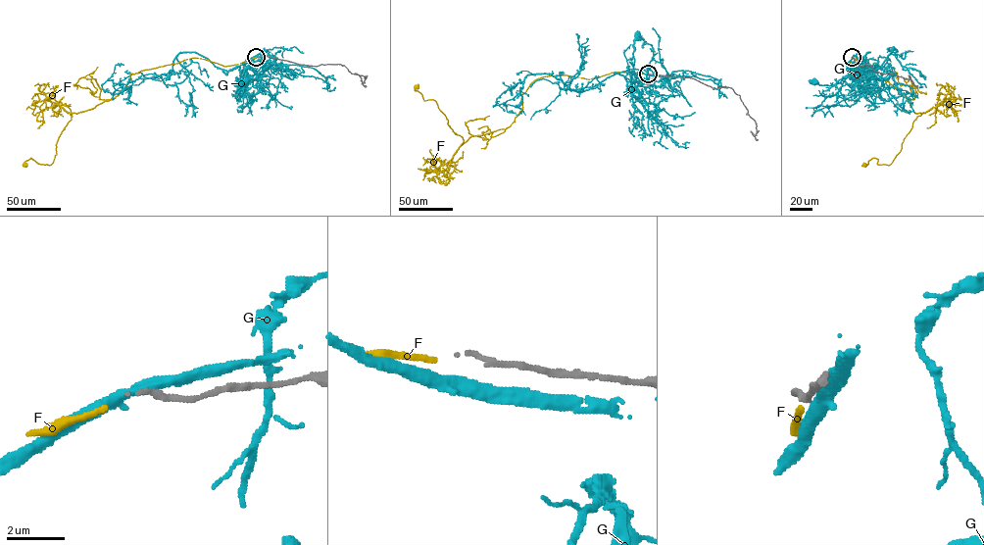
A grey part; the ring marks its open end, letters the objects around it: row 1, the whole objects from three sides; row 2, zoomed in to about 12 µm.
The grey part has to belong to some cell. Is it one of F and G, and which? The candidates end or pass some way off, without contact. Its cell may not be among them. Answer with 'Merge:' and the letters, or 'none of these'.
Merge: F

